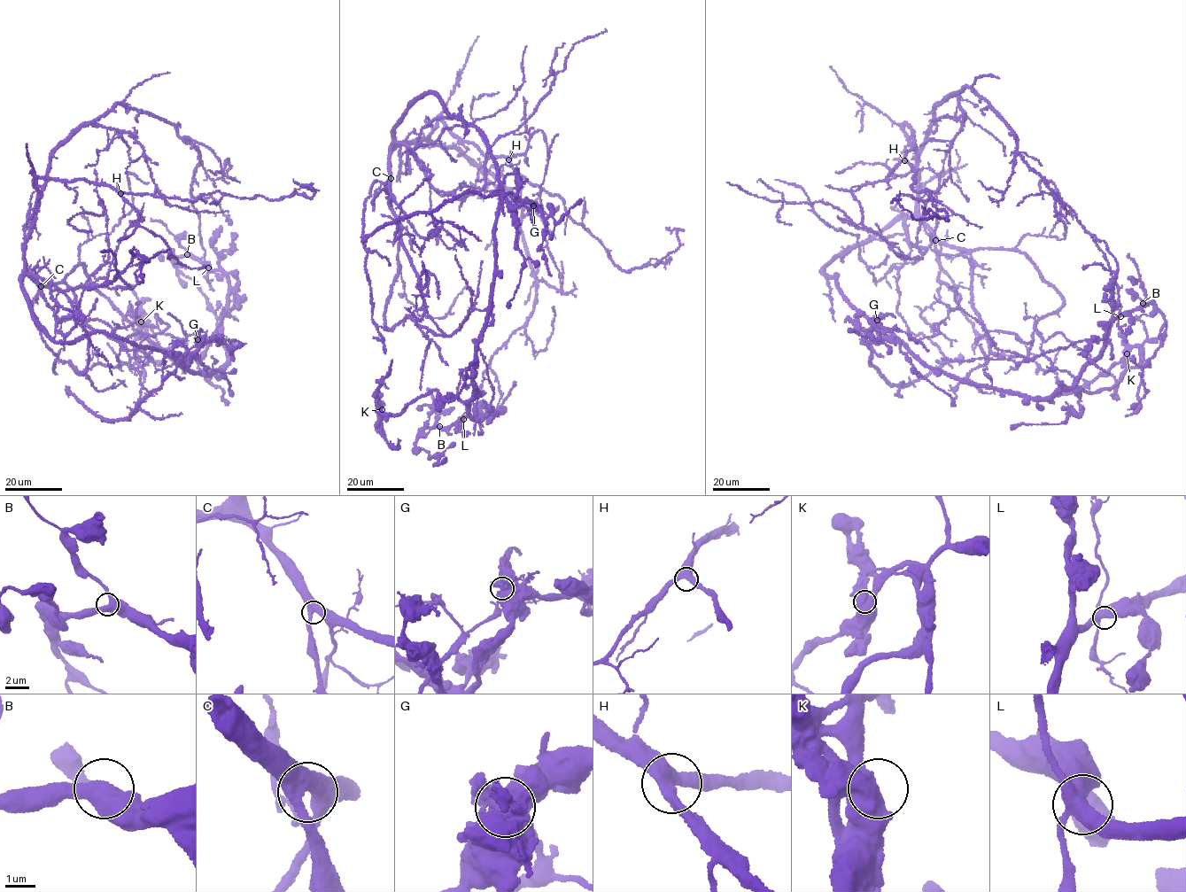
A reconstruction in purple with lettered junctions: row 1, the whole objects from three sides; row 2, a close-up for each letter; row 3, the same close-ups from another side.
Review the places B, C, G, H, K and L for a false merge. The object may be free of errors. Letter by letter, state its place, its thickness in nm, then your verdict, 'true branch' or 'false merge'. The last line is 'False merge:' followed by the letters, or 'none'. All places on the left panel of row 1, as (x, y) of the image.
B: place (187, 254); calibre 480 nm; true branch
C: place (41, 286); calibre 480 nm; true branch
G: place (197, 339); calibre 600 nm; true branch
H: place (120, 193); calibre 460 nm; true branch
K: place (141, 321); calibre 600 nm; true branch
L: place (208, 267); calibre 500 nm; true branch
False merge: none

